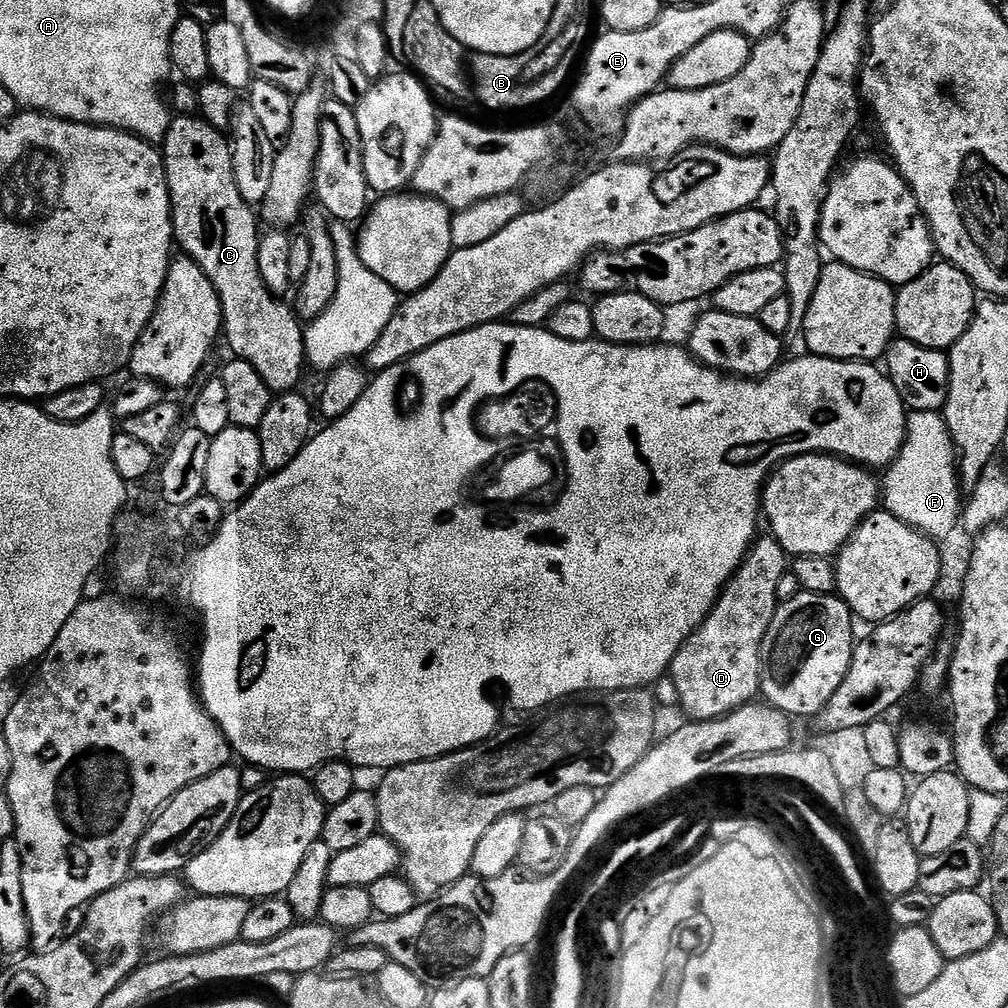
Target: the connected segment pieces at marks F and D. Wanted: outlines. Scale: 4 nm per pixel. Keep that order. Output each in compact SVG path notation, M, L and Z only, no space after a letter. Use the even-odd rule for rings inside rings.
M940 412L908 414L904 445L882 476L882 508L937 542L943 542L962 520L962 485L956 447Z
M771 534L761 535L748 550L740 568L732 575L732 579L724 585L723 592L716 599L708 617L692 631L692 637L678 650L672 659L670 677L676 687L679 707L689 721L717 720L727 712L733 712L743 704L753 703L761 695L760 691L760 651L766 638L766 630L770 630L770 622L774 618L778 601L775 591L782 576L789 571L789 557L782 546Z

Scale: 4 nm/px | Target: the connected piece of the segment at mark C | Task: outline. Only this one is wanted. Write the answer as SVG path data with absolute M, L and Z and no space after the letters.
M177 115L172 121L172 125L168 127L168 133L164 135L162 141L162 155L164 158L164 169L166 170L166 178L168 179L168 189L170 190L170 202L172 203L172 230L174 233L174 240L177 245L180 244L183 255L189 256L197 266L206 274L206 278L210 278L210 282L214 286L214 290L220 299L222 306L222 314L224 315L224 322L222 325L222 336L228 344L232 347L231 355L237 360L245 360L250 362L250 366L254 366L254 370L258 370L258 374L262 374L262 382L266 382L266 386L274 394L282 392L291 392L299 389L300 375L306 369L306 361L304 358L304 328L299 316L293 311L291 307L283 299L277 298L269 292L267 286L262 282L262 274L258 274L258 246L260 245L261 233L256 232L256 220L258 224L258 216L254 213L253 205L247 204L242 198L242 194L238 194L238 182L234 178L234 162L232 161L232 145L229 137L223 131L214 126L210 126L210 122L206 122L199 115Z

